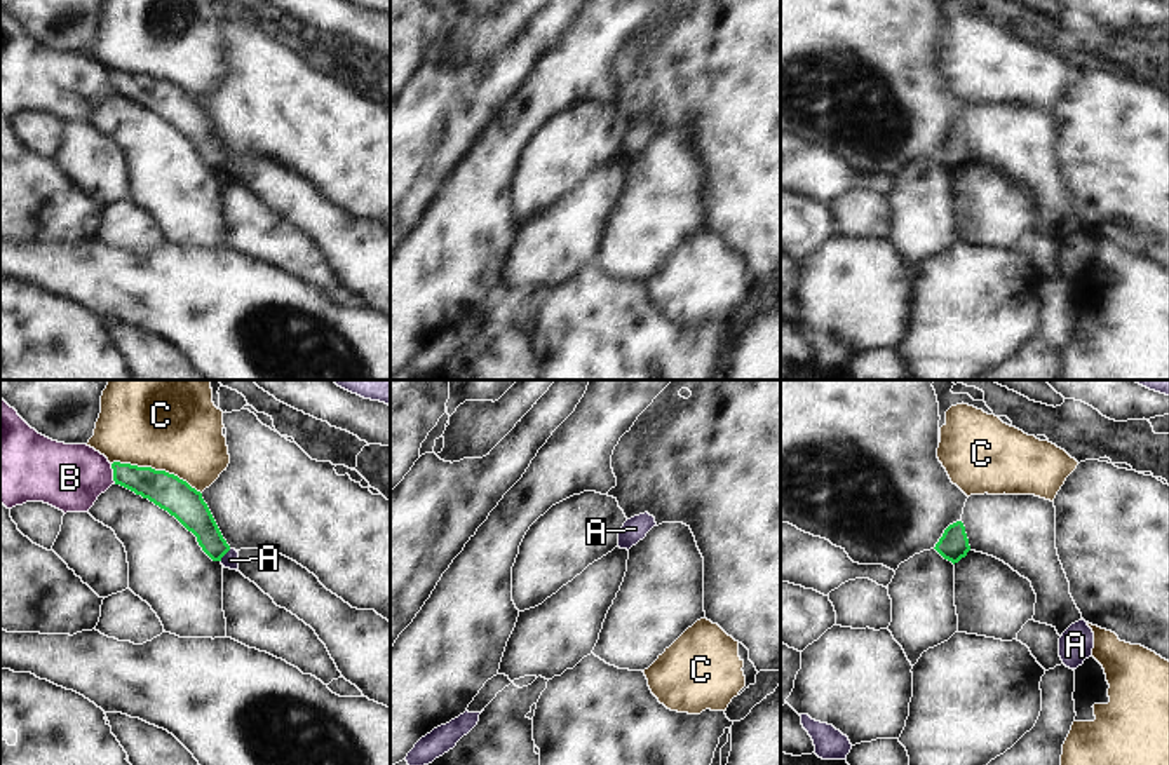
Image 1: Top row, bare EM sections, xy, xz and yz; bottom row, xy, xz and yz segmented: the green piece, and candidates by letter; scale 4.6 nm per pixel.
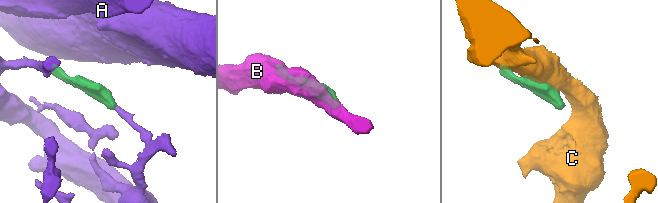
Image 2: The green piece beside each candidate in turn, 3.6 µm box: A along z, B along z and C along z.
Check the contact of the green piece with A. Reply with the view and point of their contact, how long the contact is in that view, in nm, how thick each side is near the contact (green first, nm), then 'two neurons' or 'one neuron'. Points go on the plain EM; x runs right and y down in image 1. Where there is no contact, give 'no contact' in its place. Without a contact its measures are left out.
xy (225, 162) | 80 nm | 150/80 nm | two neurons

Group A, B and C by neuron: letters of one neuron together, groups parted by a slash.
A / B / C

